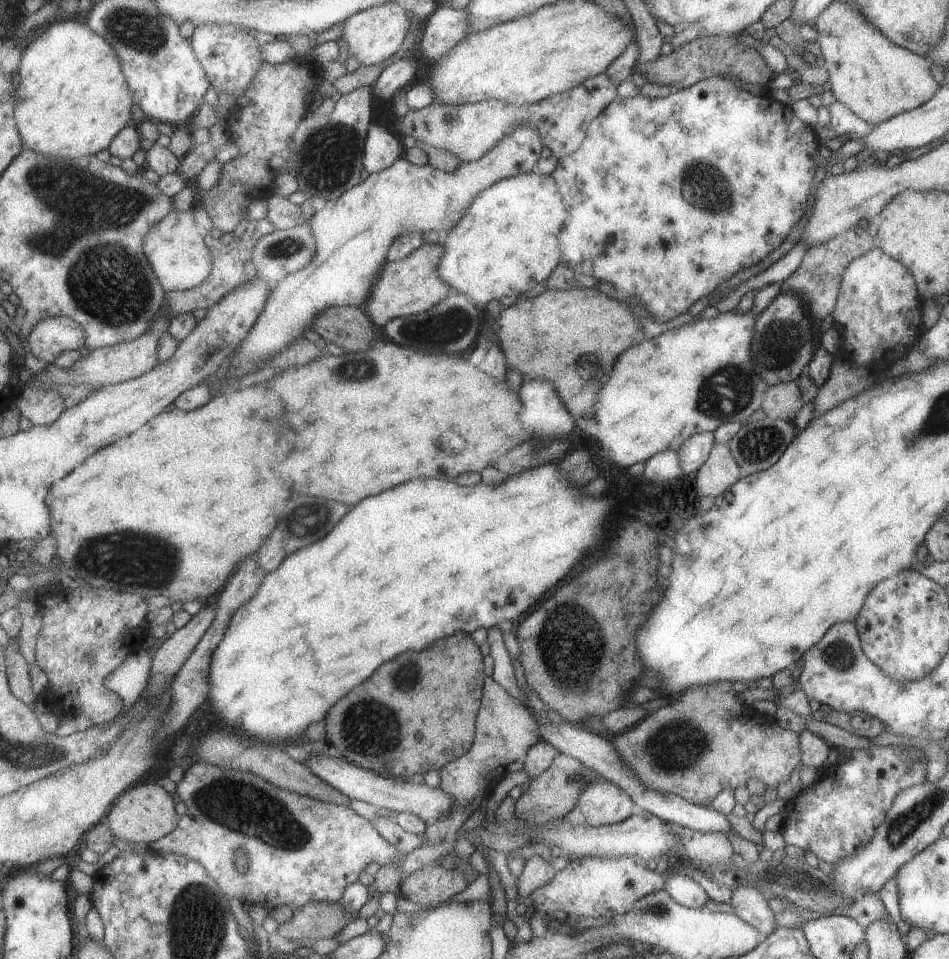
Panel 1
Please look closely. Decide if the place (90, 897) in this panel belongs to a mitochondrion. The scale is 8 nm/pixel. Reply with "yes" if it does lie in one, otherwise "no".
no

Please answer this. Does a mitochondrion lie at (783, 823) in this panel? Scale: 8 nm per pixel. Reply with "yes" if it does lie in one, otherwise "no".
no

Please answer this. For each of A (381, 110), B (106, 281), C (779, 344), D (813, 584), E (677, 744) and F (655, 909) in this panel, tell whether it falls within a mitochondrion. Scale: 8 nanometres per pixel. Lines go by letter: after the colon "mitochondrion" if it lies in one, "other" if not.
A: other
B: mitochondrion
C: mitochondrion
D: other
E: mitochondrion
F: mitochondrion

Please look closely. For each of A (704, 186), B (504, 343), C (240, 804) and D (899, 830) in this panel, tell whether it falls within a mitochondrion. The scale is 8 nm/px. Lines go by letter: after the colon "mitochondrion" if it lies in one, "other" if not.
A: mitochondrion
B: other
C: mitochondrion
D: mitochondrion

